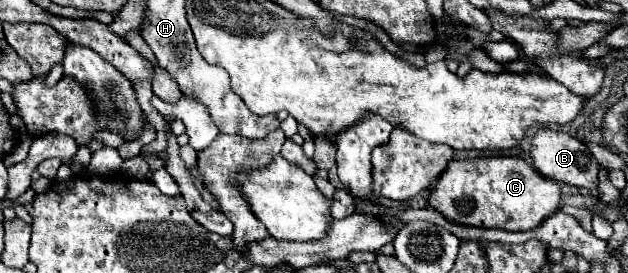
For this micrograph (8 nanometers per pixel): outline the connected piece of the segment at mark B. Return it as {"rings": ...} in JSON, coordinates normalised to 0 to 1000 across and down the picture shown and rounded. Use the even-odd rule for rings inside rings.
{"rings":[[[857,476],[857,491],[847,513],[847,586],[850,608],[860,637],[866,637],[869,652],[879,652],[885,667],[898,667],[917,689],[949,689],[952,681],[952,593],[946,593],[943,557],[936,549],[933,527],[927,527],[917,505],[908,505],[898,484],[885,484],[885,476]]]}

